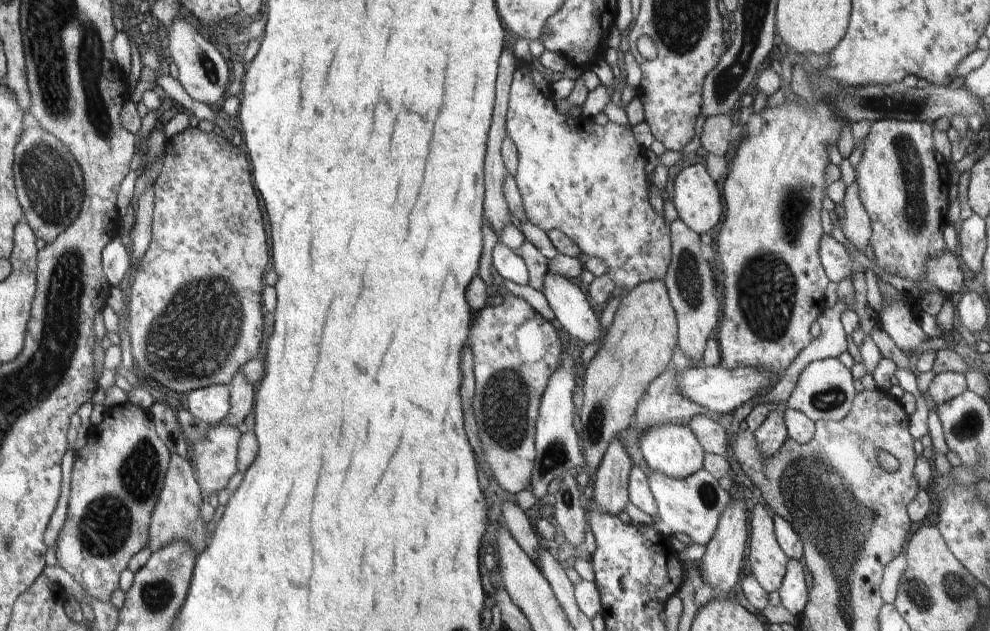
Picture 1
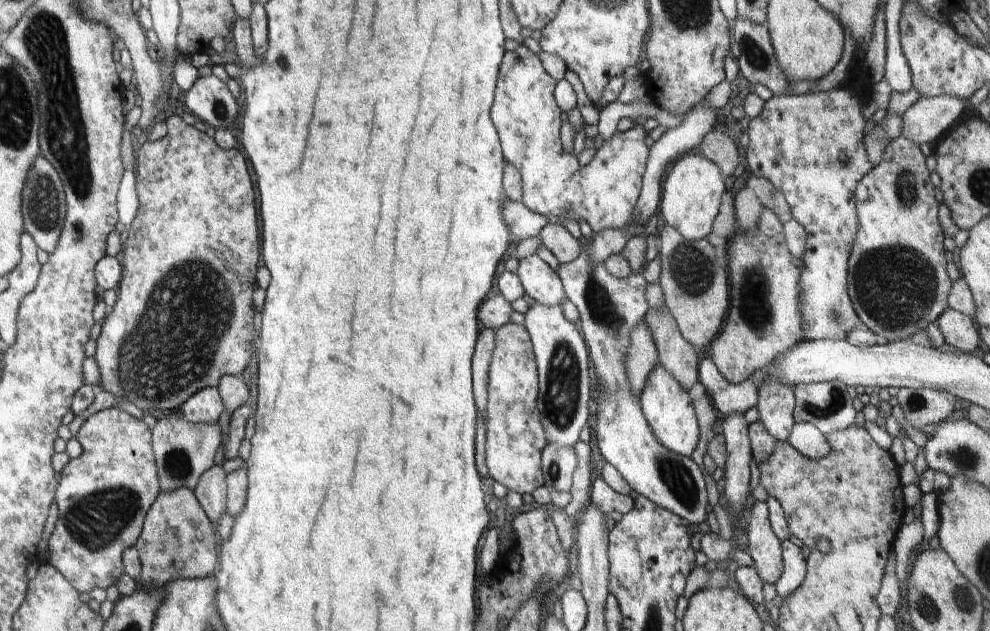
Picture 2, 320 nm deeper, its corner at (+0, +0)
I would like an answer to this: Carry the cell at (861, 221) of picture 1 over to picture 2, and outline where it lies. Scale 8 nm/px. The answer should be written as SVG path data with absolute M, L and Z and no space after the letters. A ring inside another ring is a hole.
M927 387L902 388L897 397L906 417L903 423L905 433L919 448L926 446L929 440L919 428L948 419L956 410L954 404L958 400L948 392Z

